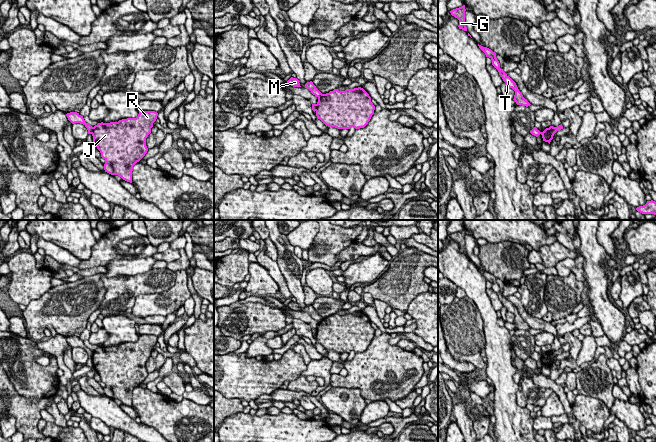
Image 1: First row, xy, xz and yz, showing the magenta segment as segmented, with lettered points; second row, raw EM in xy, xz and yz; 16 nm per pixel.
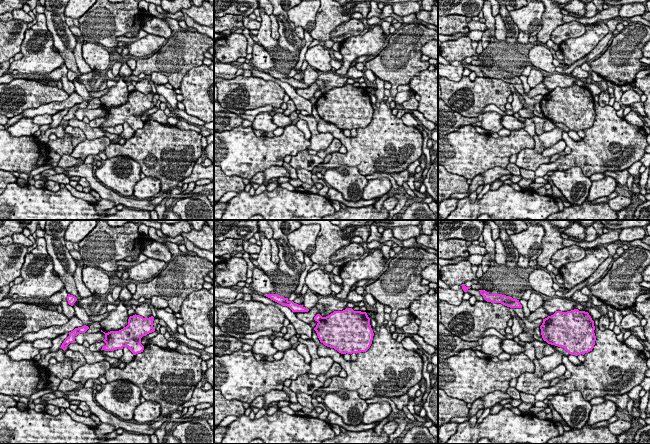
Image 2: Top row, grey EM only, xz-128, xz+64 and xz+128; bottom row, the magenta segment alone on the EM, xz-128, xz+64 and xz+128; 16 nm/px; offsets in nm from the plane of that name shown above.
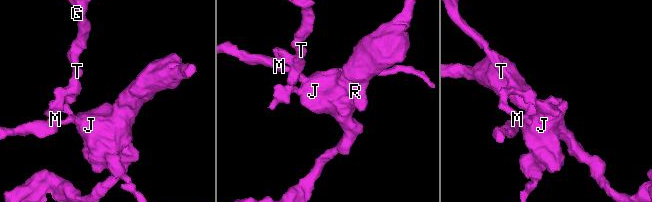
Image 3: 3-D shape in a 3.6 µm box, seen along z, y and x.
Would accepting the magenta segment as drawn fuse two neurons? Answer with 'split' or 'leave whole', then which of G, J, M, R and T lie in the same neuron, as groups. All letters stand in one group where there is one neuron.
split | G M T / J R

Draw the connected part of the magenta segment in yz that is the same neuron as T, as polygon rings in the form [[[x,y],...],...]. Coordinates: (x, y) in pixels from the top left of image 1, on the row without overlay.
[[[479,268],[478,270],[485,277],[486,281],[489,281],[492,284],[492,289],[498,294],[499,299],[502,301],[507,311],[512,312],[515,315],[513,324],[516,326],[516,328],[526,331],[530,330],[531,328],[523,321],[516,307],[503,295],[503,293],[500,292],[500,287],[496,282],[496,277],[487,271],[483,271]]]

